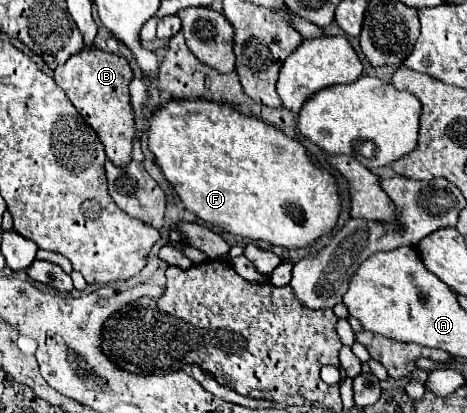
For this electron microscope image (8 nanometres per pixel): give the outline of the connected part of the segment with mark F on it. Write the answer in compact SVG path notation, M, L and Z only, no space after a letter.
M206 98L160 104L150 116L148 148L186 210L230 234L266 240L282 248L302 248L330 232L338 220L340 198L336 180L308 158L306 148L296 138L286 136L256 116L244 116L234 104Z

